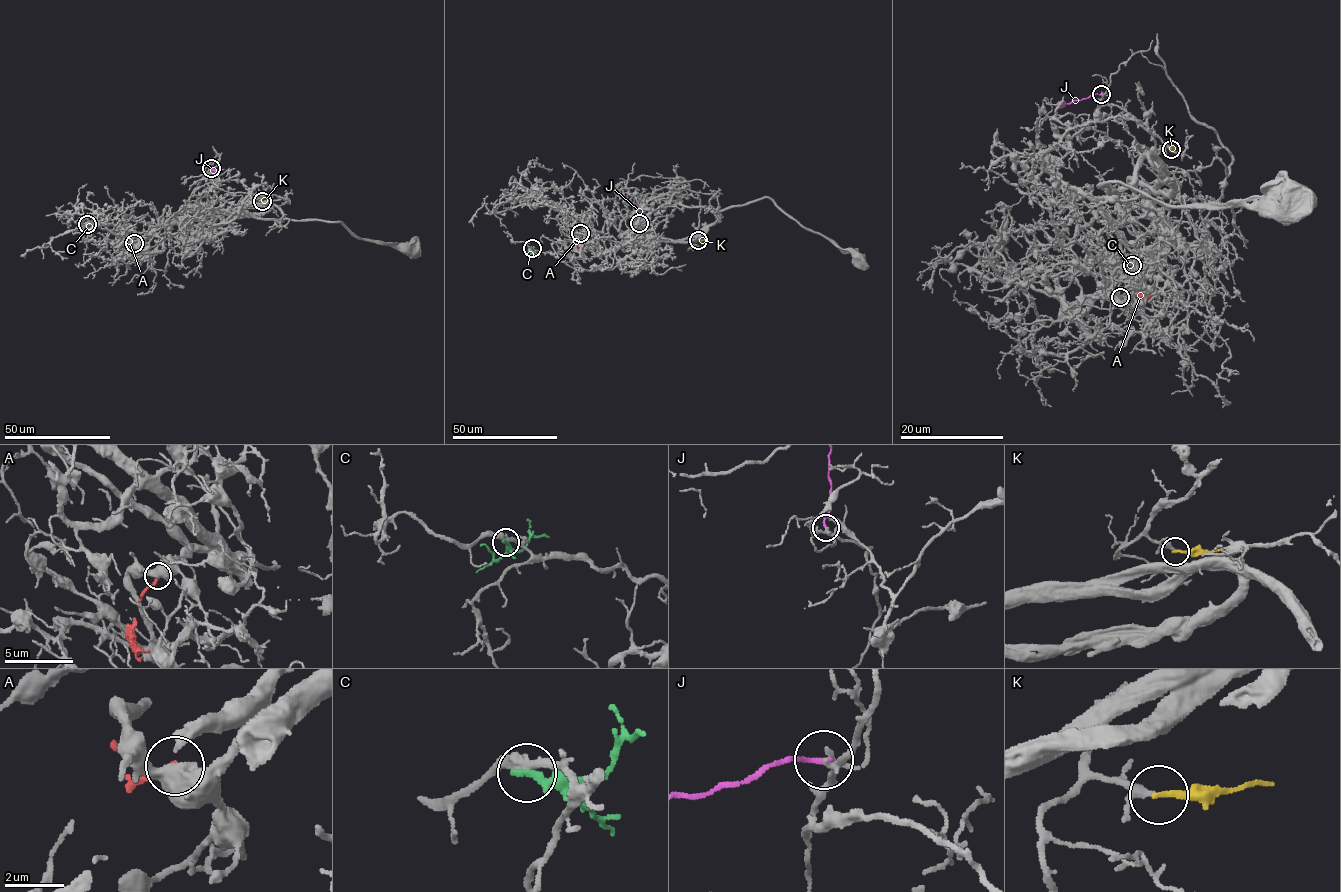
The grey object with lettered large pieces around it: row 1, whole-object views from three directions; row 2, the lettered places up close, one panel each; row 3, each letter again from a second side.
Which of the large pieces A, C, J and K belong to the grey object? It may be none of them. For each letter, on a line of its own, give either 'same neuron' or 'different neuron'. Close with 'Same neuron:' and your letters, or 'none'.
A: different neuron
C: different neuron
J: different neuron
K: same neuron
Same neuron: K

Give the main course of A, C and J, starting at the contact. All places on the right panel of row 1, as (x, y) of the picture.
A: (1119, 297), (1126, 300), (1133, 294), (1145, 295), (1151, 298)
C: (1131, 264), (1143, 266), (1153, 258)
J: (1101, 94), (1060, 103), (1057, 107)

